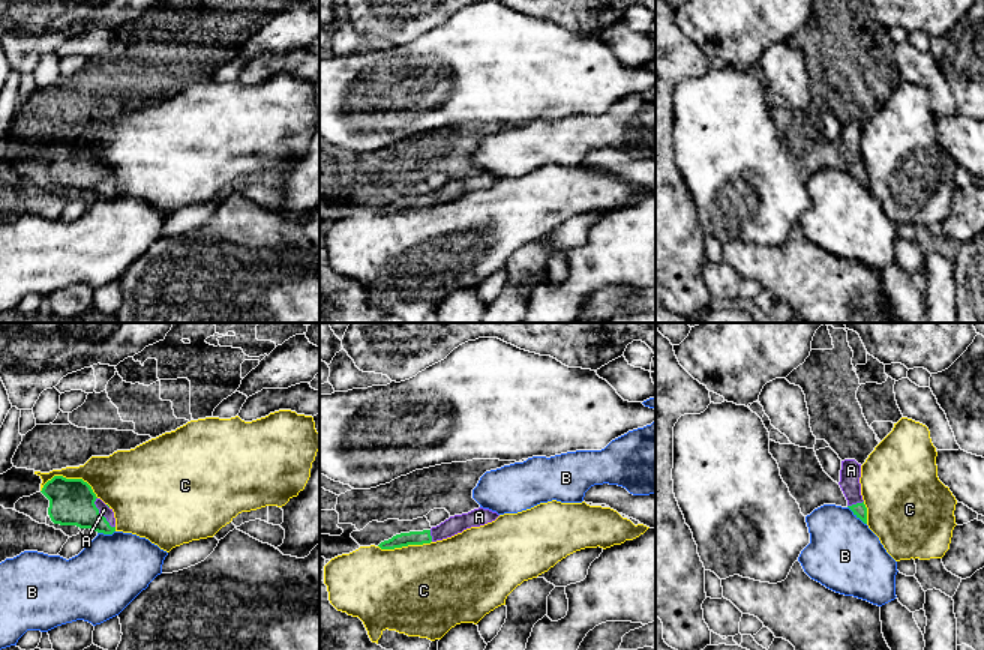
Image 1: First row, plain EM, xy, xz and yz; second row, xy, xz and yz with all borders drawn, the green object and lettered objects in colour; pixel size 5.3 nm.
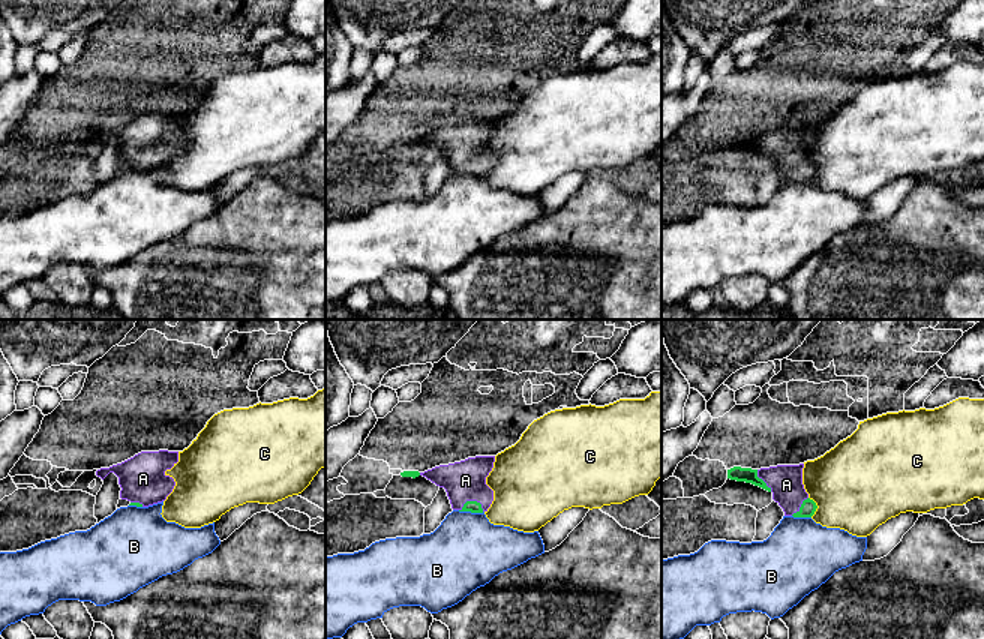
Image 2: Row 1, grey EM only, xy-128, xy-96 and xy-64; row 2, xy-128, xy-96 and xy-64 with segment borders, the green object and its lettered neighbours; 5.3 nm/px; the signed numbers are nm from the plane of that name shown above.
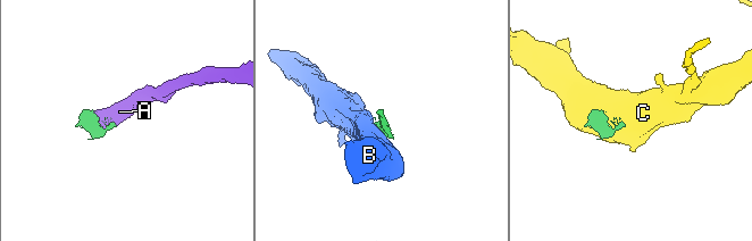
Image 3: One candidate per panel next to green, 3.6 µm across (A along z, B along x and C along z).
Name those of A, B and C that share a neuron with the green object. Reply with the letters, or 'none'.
A

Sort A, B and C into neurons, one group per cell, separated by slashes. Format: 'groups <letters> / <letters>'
groups A / B / C

